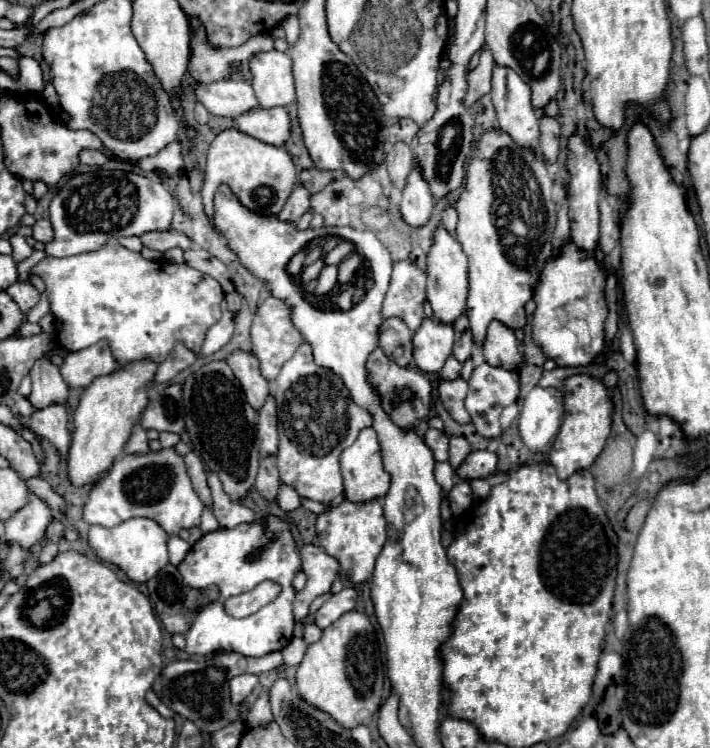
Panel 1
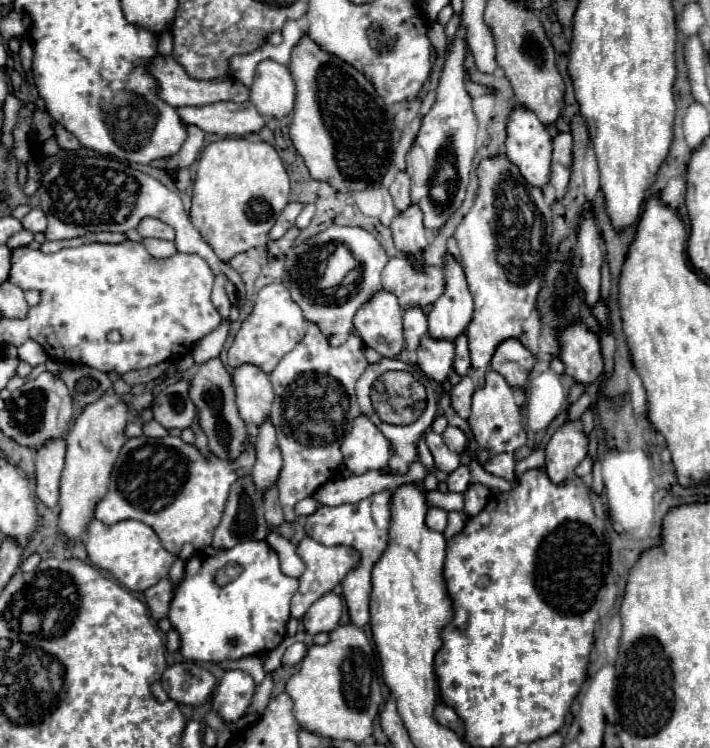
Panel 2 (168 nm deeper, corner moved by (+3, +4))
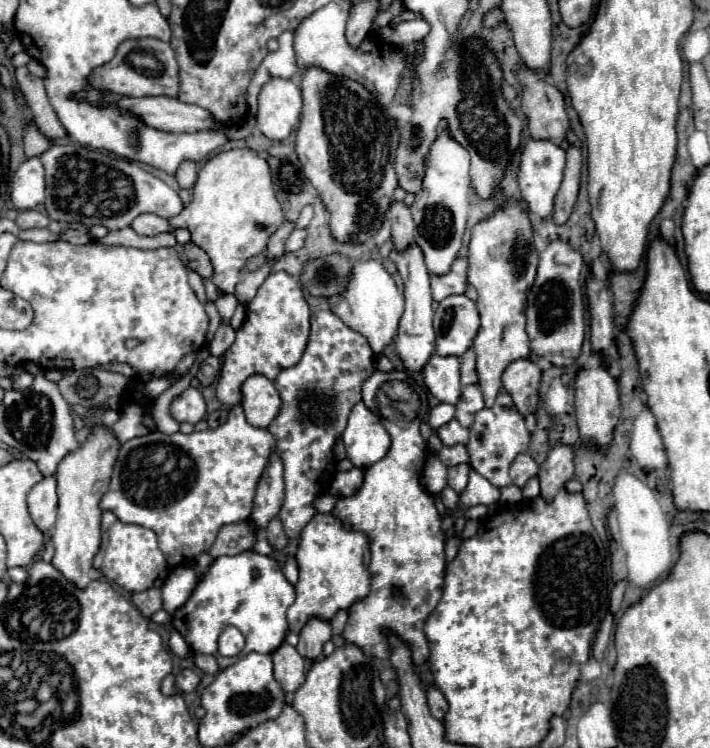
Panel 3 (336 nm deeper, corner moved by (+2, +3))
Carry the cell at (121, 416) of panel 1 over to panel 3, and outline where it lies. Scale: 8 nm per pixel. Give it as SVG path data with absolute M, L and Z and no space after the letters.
M95 427L89 431L87 439L81 443L81 447L73 453L69 453L57 467L55 479L57 479L57 495L59 495L59 513L57 523L53 529L53 547L55 547L55 563L53 567L61 571L61 575L77 585L79 589L85 589L89 581L93 579L91 563L93 557L99 551L101 543L101 509L99 501L103 493L109 489L109 477L113 471L113 463L117 459L119 443L109 433L107 427Z

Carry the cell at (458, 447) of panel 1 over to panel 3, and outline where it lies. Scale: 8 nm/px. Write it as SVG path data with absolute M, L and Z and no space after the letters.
M451 419L447 425L443 425L441 429L437 429L439 439L443 441L445 447L453 447L453 445L465 445L469 441L469 429L461 427L457 423L457 419Z

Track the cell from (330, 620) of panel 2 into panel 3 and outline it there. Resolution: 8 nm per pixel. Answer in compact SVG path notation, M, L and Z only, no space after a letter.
M309 619L305 631L301 631L299 635L297 651L301 657L315 661L321 657L321 647L327 639L331 639L331 623L321 623L321 619Z

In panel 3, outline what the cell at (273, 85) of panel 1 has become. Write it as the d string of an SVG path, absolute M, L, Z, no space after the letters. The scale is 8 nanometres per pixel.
M271 79L259 95L257 127L271 141L285 141L299 123L303 99L291 79Z

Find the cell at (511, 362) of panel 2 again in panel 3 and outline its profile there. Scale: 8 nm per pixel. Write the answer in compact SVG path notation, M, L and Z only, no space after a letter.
M519 359L517 363L511 363L503 375L503 387L511 395L521 415L537 411L539 383L541 383L541 369L529 359Z

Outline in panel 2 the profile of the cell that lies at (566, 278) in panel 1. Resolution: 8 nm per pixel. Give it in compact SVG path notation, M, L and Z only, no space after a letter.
M576 320L560 332L558 342L558 356L566 366L566 374L582 384L594 382L604 368L598 332L592 332L582 320Z

